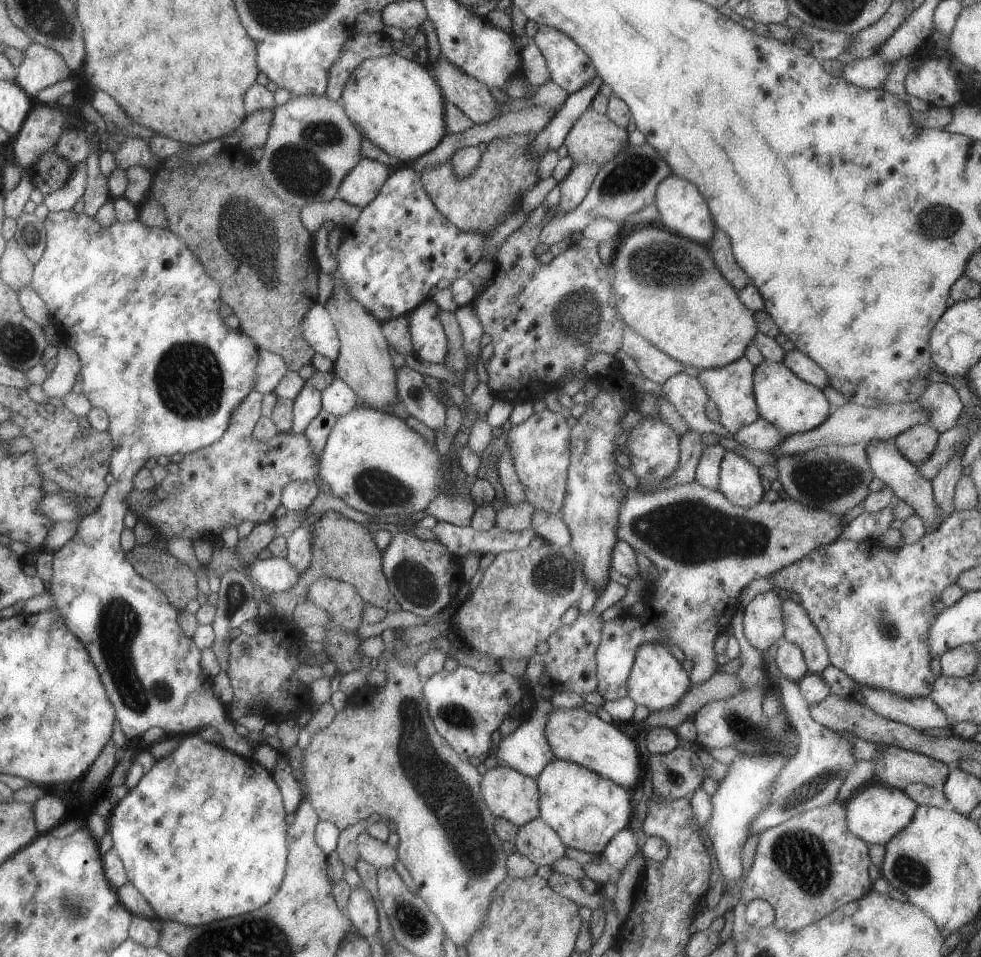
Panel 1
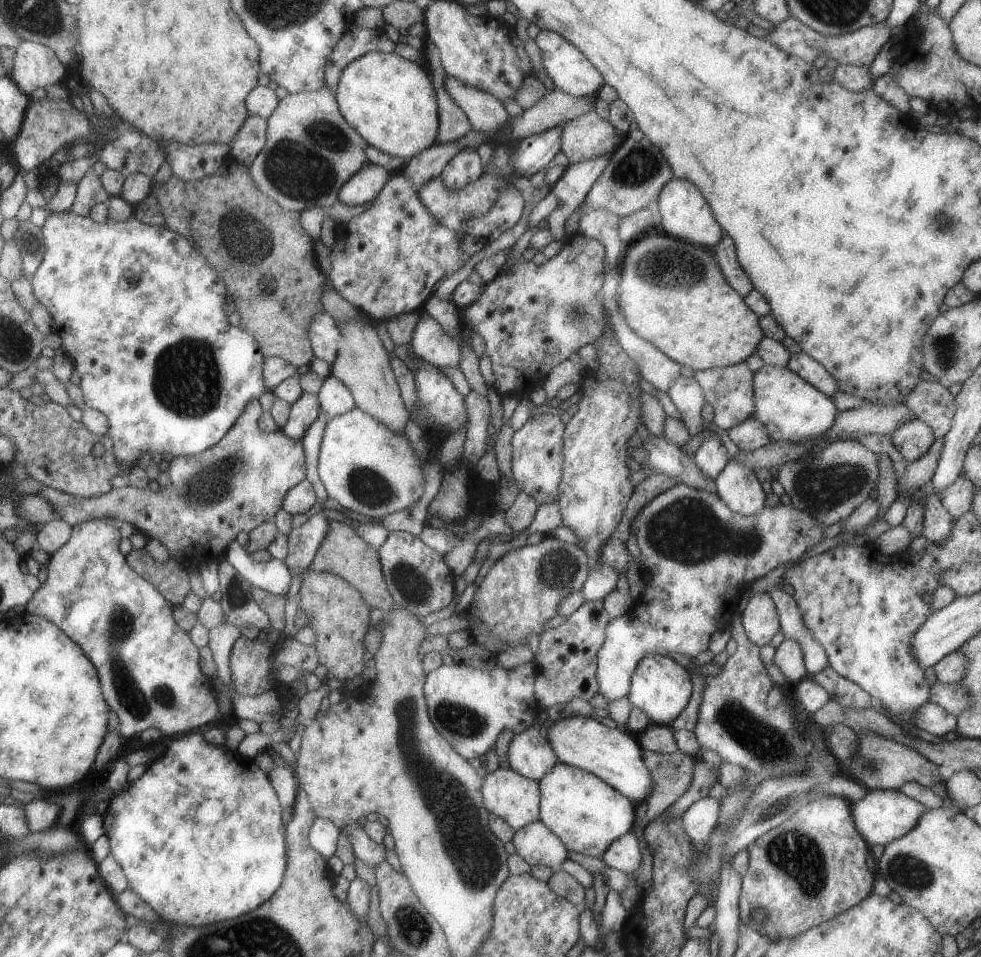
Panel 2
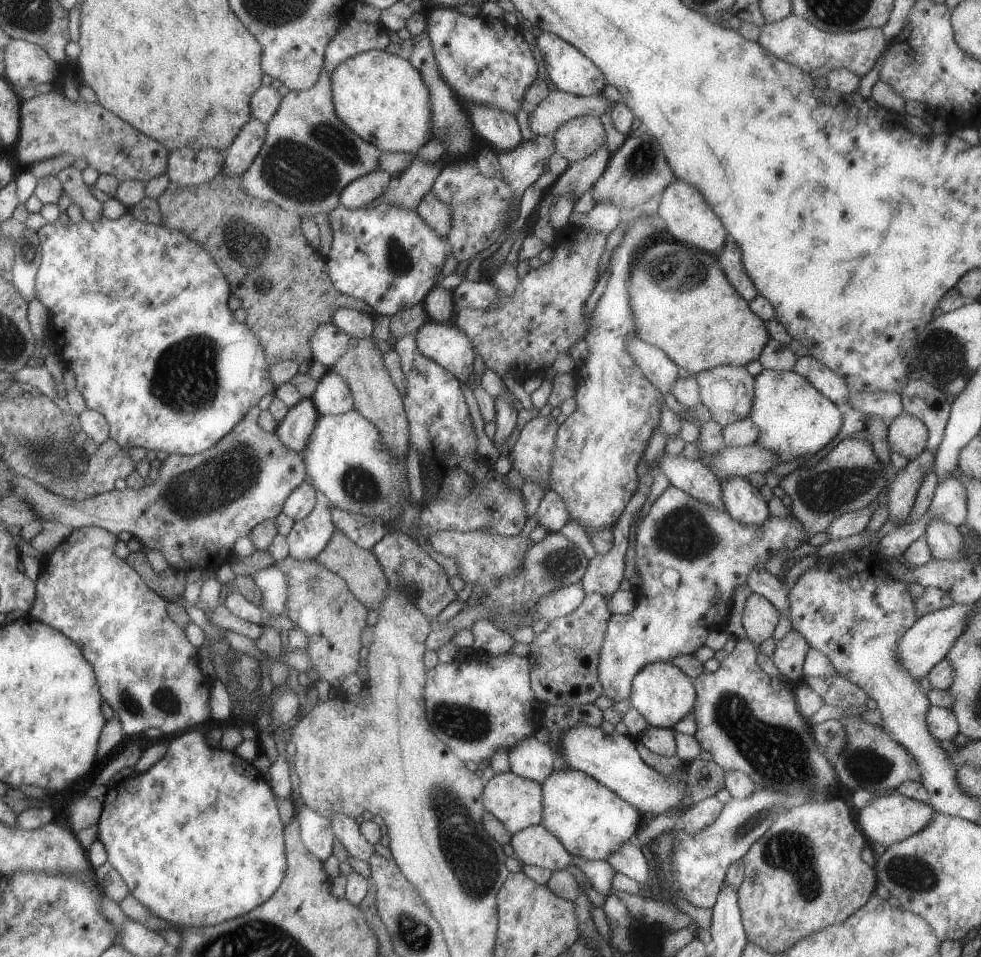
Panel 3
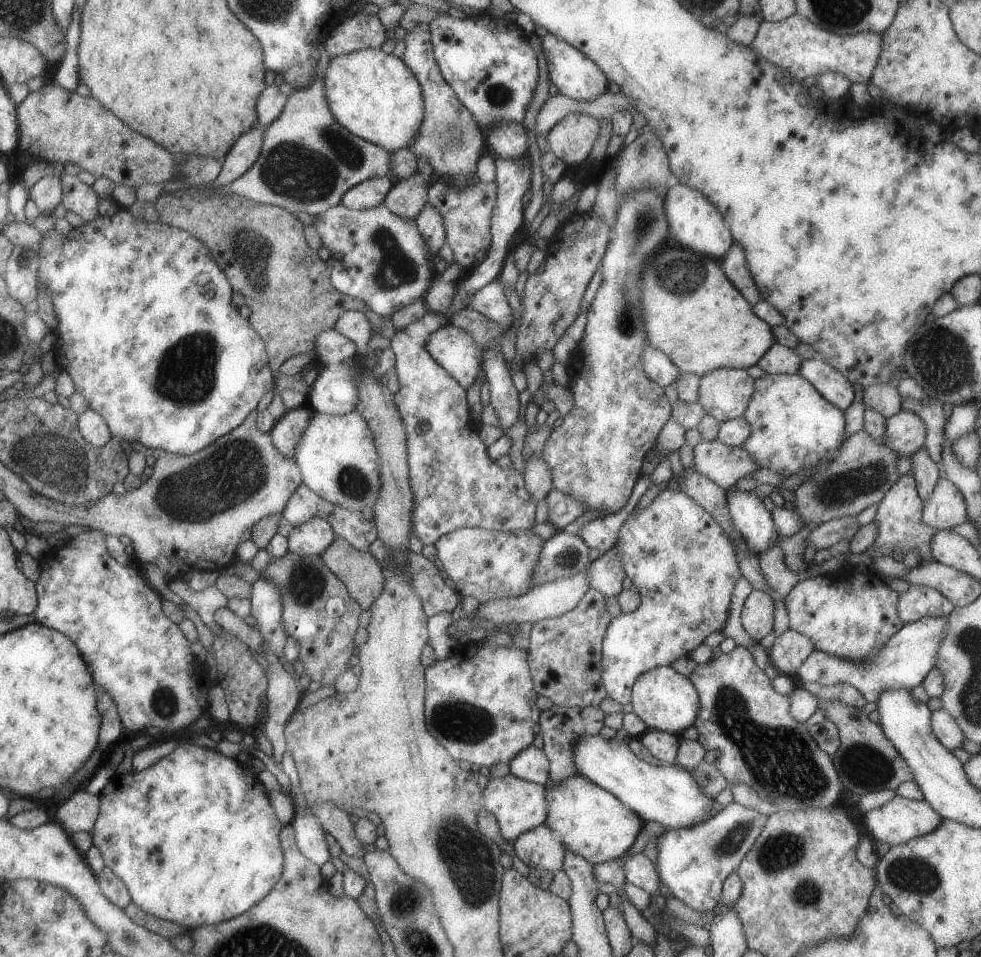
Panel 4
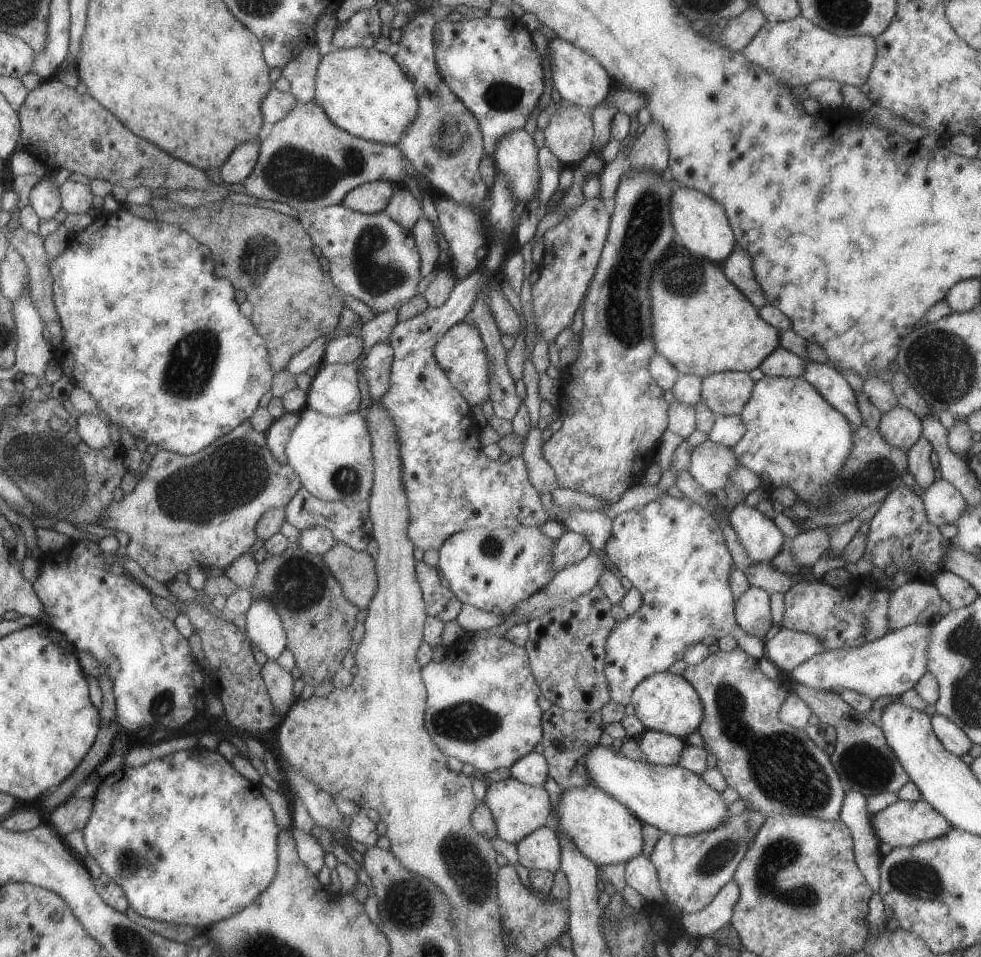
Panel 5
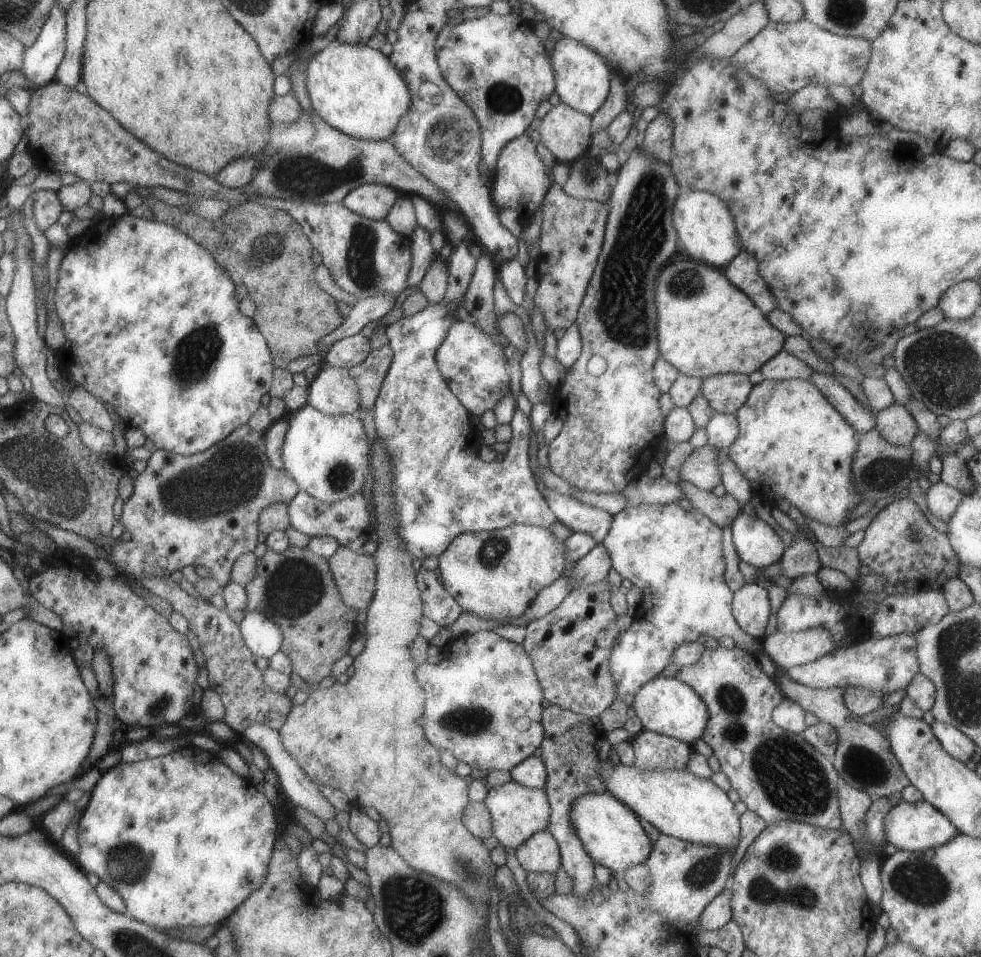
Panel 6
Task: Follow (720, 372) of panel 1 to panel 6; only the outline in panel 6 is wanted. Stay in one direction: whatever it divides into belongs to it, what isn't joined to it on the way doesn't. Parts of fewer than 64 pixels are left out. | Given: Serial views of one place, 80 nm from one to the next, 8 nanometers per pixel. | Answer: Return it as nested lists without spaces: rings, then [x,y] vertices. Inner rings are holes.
[[[725,373],[702,379],[700,392],[714,412],[734,414],[745,402],[751,387],[747,375]]]

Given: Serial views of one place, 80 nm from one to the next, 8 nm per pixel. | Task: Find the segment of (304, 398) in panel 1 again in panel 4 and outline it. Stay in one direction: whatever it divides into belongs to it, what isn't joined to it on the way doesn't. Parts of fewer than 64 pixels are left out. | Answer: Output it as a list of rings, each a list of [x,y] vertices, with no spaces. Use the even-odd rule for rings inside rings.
[[[305,404],[286,411],[275,421],[269,431],[271,442],[285,458],[294,458],[295,445],[309,424],[311,415],[312,410]]]

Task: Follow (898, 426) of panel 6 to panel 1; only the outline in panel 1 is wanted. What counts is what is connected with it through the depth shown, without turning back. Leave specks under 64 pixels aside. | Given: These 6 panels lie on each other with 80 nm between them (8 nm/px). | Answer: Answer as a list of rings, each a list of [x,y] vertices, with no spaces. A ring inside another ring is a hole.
[[[929,424],[915,425],[894,439],[899,452],[917,466],[932,455],[938,441],[938,432]]]

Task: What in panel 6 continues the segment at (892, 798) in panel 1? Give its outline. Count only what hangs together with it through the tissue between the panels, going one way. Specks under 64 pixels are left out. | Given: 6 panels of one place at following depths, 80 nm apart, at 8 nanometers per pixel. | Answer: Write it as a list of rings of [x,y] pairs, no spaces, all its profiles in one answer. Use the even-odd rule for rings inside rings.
[[[921,800],[916,804],[909,804],[900,801],[897,806],[893,806],[884,818],[885,840],[898,850],[907,852],[923,852],[935,846],[941,846],[945,842],[955,838],[959,830],[939,810]]]

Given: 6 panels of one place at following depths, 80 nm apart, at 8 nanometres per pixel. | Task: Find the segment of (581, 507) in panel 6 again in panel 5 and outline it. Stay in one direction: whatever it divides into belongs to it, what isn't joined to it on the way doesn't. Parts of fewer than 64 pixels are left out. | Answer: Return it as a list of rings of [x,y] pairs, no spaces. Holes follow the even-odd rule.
[[[570,510],[563,528],[583,535],[593,551],[601,551],[611,534],[612,519],[601,511]]]

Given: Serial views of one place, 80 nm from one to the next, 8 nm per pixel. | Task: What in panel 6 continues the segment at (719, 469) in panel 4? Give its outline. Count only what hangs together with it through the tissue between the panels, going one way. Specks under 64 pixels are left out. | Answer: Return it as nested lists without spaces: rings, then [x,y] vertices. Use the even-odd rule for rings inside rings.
[[[709,443],[694,447],[681,466],[679,472],[681,480],[689,481],[698,489],[712,491],[721,483],[716,450],[719,449]]]

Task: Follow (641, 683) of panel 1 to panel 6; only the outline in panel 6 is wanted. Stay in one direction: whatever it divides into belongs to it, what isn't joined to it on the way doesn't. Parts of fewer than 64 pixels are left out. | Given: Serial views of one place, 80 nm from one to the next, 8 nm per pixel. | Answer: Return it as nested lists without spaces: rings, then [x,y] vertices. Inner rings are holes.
[[[665,676],[653,678],[637,690],[632,701],[631,714],[641,722],[644,730],[678,739],[692,748],[695,741],[701,740],[709,716],[703,700],[687,684],[675,677]]]

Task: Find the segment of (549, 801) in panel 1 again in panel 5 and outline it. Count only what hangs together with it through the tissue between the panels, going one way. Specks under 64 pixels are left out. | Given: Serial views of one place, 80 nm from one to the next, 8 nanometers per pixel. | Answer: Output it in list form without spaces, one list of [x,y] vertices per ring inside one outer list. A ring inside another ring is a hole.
[[[592,783],[565,789],[558,796],[550,819],[550,824],[554,824],[558,832],[570,839],[577,850],[597,867],[627,862],[641,853],[643,823],[626,806]]]

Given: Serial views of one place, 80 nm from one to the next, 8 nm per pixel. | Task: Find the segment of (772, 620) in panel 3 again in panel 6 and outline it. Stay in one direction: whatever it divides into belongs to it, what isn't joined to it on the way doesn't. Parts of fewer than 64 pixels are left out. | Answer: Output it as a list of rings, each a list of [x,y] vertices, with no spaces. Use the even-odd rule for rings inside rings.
[[[743,584],[732,592],[731,614],[737,626],[751,638],[763,641],[767,618],[769,618],[769,600],[765,588],[759,584]]]

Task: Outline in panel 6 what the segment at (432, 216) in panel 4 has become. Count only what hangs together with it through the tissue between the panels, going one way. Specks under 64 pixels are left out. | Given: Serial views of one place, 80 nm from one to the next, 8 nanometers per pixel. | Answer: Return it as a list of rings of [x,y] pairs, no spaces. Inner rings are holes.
[[[418,225],[409,237],[408,245],[409,250],[411,250],[411,268],[409,268],[409,274],[407,274],[407,280],[405,280],[405,289],[418,286],[423,276],[425,276],[425,270],[429,268],[429,264],[438,258],[435,250],[431,248],[429,238],[429,232]]]

